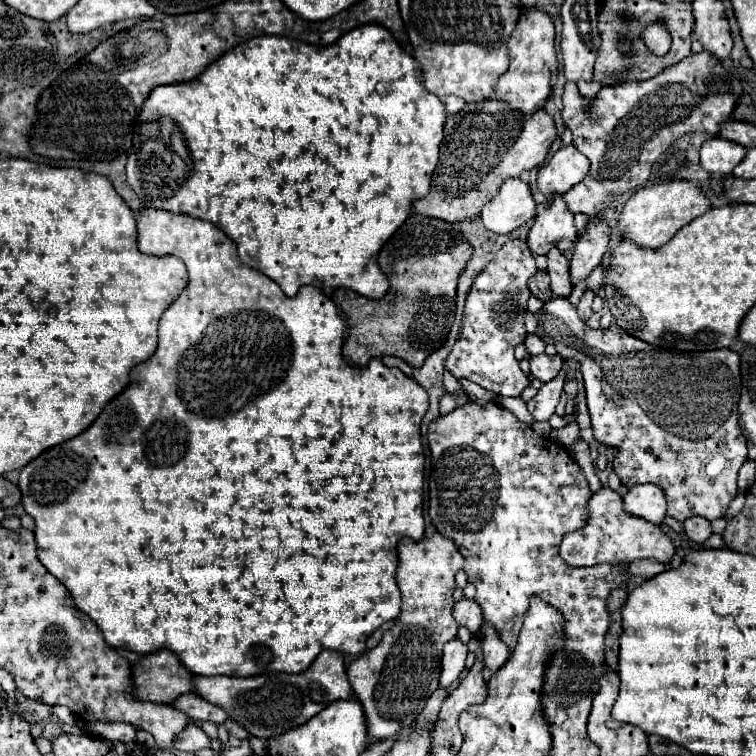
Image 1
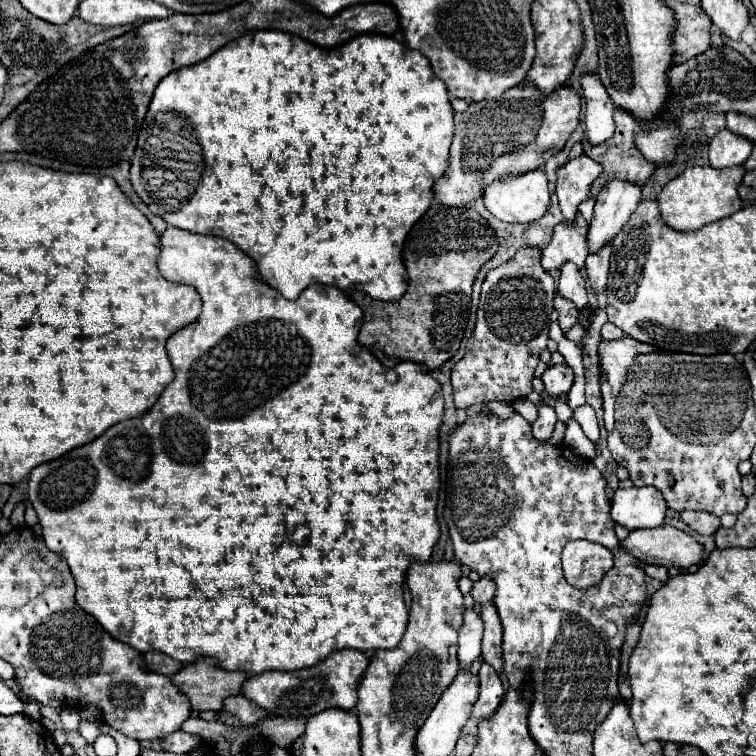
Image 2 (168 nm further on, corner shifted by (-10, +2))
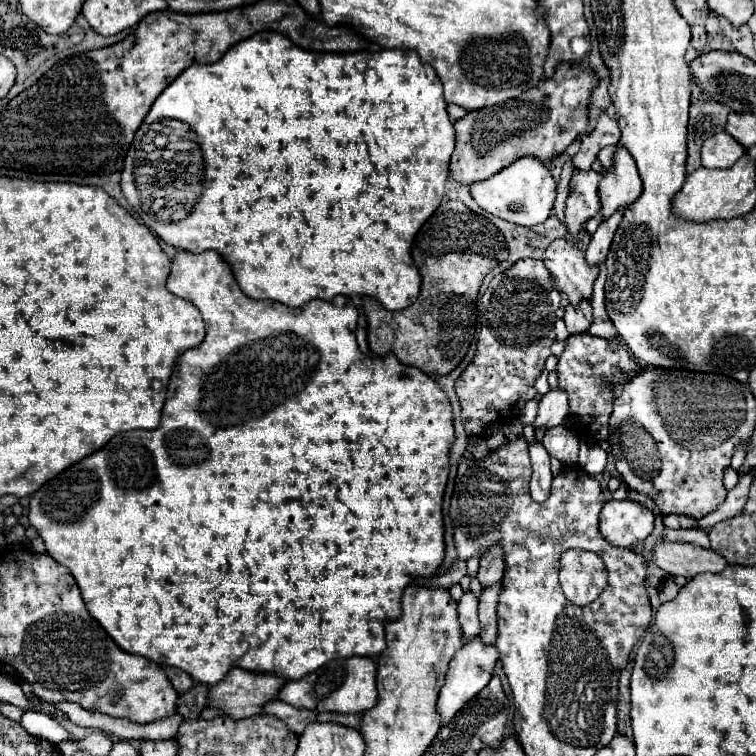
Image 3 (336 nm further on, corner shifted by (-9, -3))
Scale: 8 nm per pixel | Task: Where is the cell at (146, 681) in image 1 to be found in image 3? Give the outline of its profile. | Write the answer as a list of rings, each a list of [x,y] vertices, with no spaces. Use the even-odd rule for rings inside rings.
[[[233,668],[225,680],[211,686],[209,706],[221,708],[223,714],[239,720],[263,714],[265,704],[277,698],[279,688],[287,680],[273,674],[255,674],[241,668]]]

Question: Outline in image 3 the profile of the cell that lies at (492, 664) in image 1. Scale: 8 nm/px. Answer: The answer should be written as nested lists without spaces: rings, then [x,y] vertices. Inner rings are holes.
[[[501,582],[483,588],[479,596],[479,620],[481,620],[481,640],[485,644],[495,644],[497,638],[497,600],[501,594]]]

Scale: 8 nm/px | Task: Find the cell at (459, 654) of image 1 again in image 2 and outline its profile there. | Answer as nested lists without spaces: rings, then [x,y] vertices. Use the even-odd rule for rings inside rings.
[[[474,611],[464,613],[464,625],[460,629],[458,661],[460,667],[470,667],[482,653],[482,619]]]

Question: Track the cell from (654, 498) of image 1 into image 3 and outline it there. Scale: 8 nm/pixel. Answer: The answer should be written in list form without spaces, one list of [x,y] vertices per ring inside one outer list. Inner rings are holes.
[[[611,500],[599,514],[599,532],[609,544],[629,548],[653,532],[653,522],[653,512],[639,502]]]

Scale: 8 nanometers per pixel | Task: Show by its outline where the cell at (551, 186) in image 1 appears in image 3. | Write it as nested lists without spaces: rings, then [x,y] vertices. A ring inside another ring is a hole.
[[[589,170],[589,172],[573,172],[571,180],[571,192],[567,198],[567,210],[565,210],[565,224],[567,230],[577,238],[583,224],[597,216],[601,210],[601,200],[597,196],[597,182],[601,174]]]

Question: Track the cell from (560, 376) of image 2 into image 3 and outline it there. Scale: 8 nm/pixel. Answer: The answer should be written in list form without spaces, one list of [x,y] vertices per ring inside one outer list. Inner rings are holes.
[[[561,388],[551,390],[539,402],[539,410],[537,410],[537,418],[533,422],[533,428],[535,430],[541,430],[541,428],[549,430],[553,426],[561,426],[561,424],[565,424],[567,412],[569,412],[567,394]]]

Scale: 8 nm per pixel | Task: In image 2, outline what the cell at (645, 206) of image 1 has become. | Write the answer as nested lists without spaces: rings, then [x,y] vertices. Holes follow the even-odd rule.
[[[690,167],[676,179],[668,181],[658,199],[660,215],[666,225],[674,231],[696,231],[712,221],[718,221],[726,215],[732,215],[740,209],[742,201],[738,197],[738,183],[742,181],[744,169],[730,167],[730,169],[714,169],[714,167]]]

